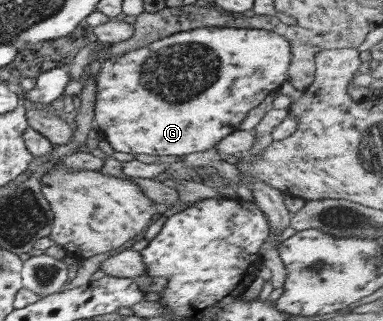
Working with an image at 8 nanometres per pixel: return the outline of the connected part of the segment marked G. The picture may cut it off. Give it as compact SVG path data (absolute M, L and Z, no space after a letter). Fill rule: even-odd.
M201 26L197 29L181 30L179 33L161 37L157 41L151 41L145 47L133 49L121 57L109 57L103 59L103 54L107 52L111 44L102 43L91 55L89 64L85 66L84 78L89 78L91 74L97 74L96 78L96 95L95 95L95 110L93 119L97 123L97 127L104 136L104 147L109 152L121 151L121 153L131 153L135 156L137 153L147 155L189 155L189 153L197 153L197 151L205 151L213 148L223 139L224 136L237 131L238 125L243 121L247 112L257 107L270 93L276 93L282 85L282 82L287 80L286 71L289 61L292 57L289 49L289 42L281 37L280 33L275 33L266 29L252 28L231 28L229 26Z

